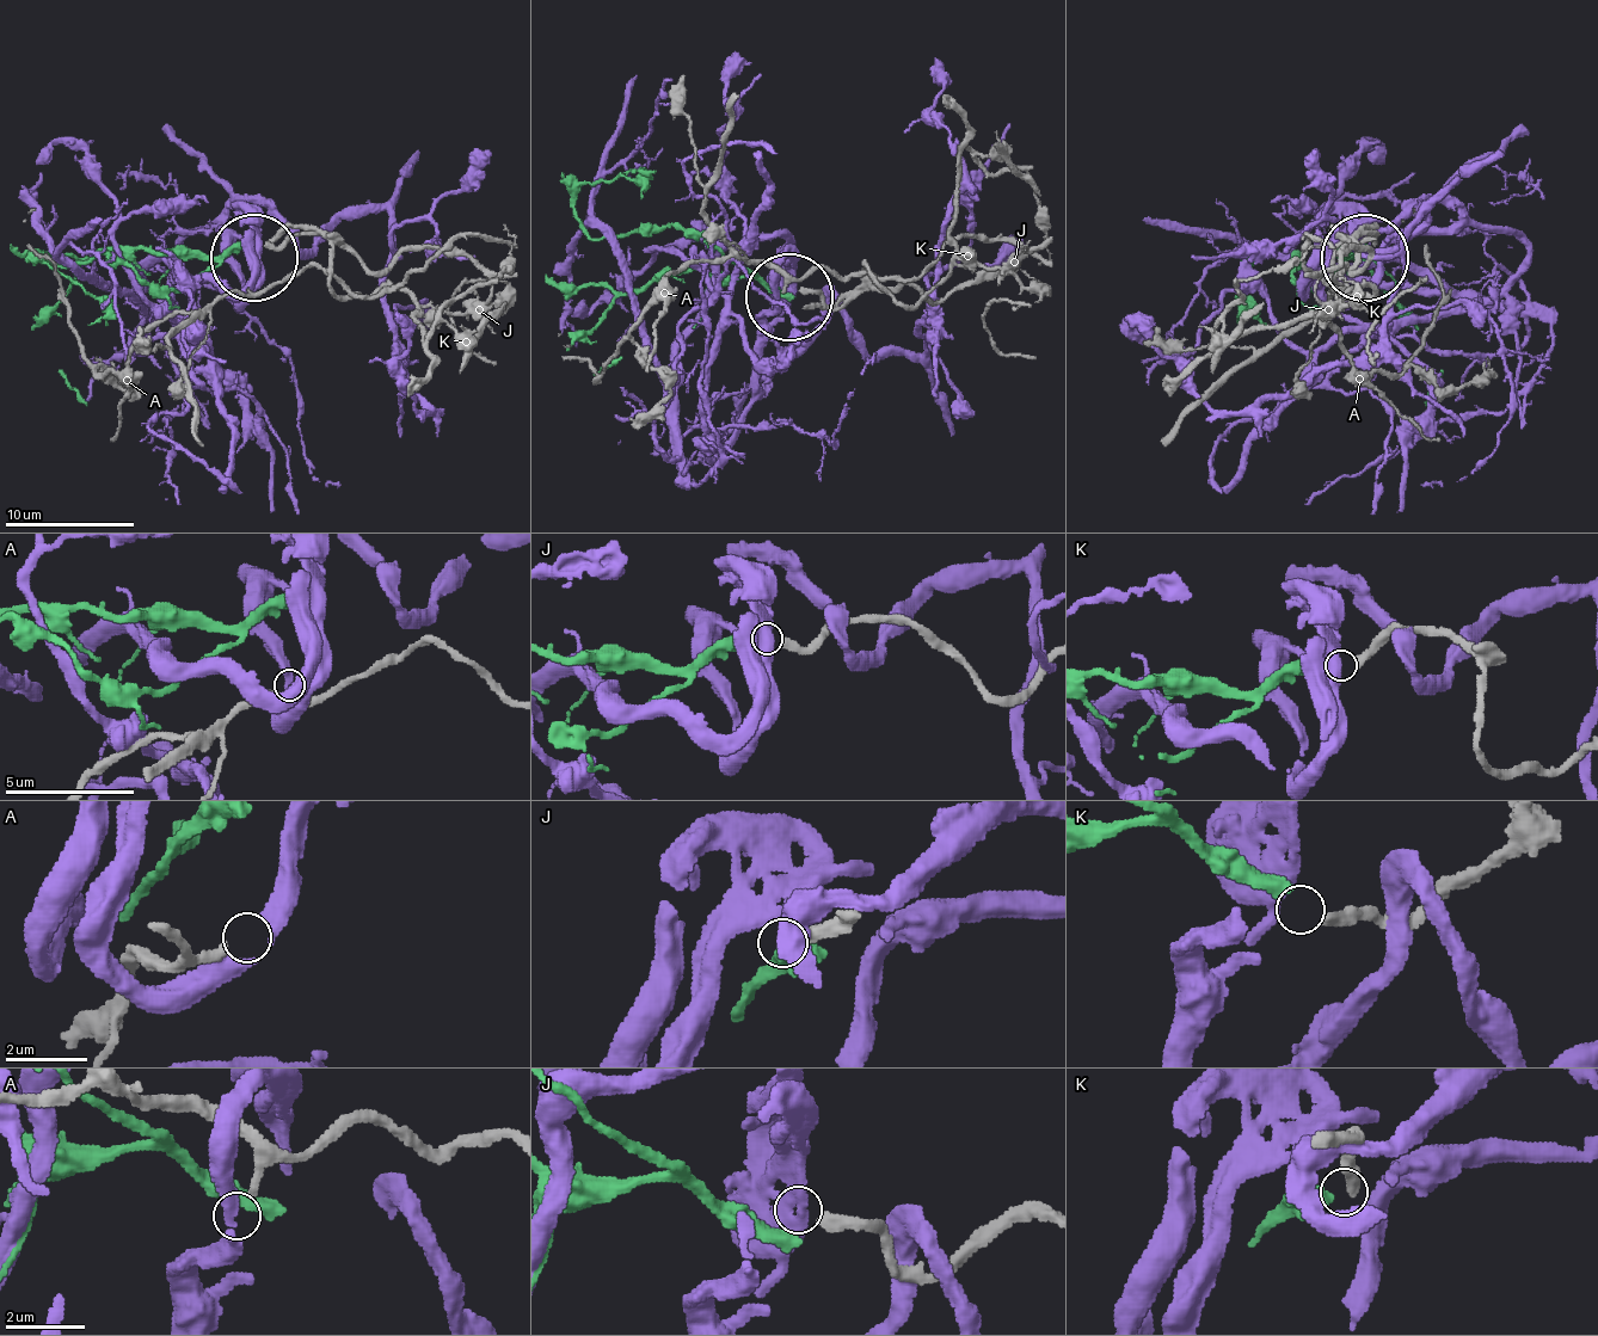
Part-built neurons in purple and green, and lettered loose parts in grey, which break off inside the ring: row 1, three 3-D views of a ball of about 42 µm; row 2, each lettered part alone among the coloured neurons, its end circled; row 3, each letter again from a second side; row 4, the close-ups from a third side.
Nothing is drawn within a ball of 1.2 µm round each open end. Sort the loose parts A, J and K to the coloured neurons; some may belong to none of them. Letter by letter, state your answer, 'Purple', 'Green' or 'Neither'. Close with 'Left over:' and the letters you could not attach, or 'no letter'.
A: Neither
J: Neither
K: Green
Left over: A, J

